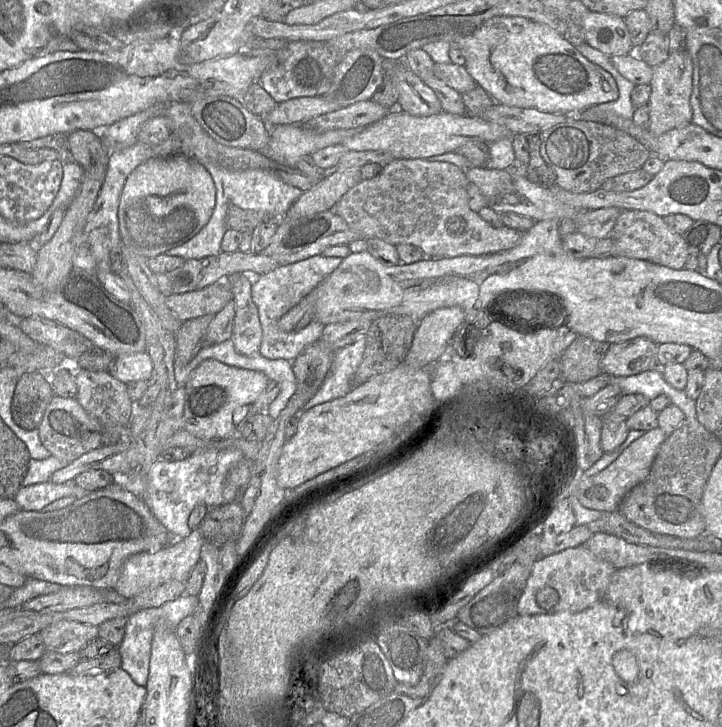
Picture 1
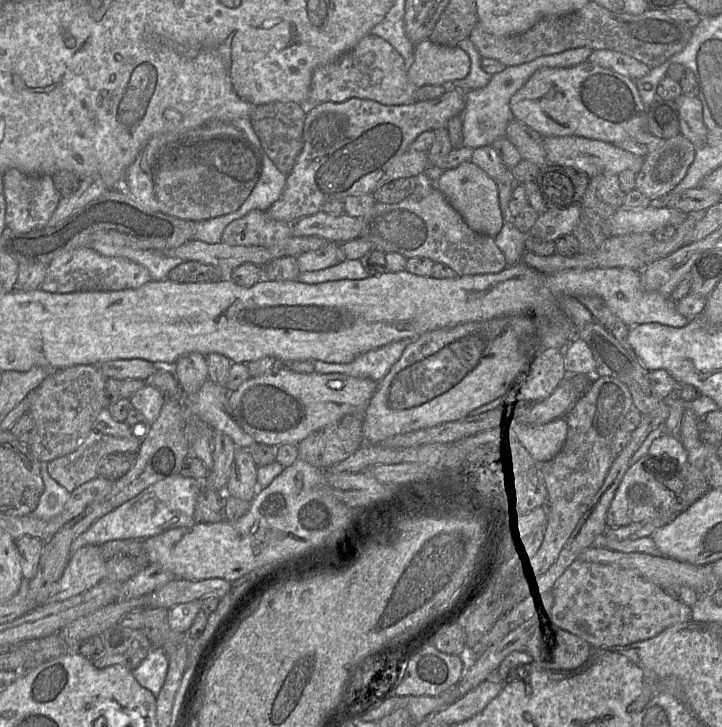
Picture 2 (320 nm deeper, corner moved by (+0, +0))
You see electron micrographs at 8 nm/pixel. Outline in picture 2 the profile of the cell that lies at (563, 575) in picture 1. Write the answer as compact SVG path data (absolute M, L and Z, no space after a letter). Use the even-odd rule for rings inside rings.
M576 559L557 579L553 591L552 620L574 631L596 648L627 646L653 638L675 624L692 620L691 608L676 600L666 589L633 570L615 565Z

